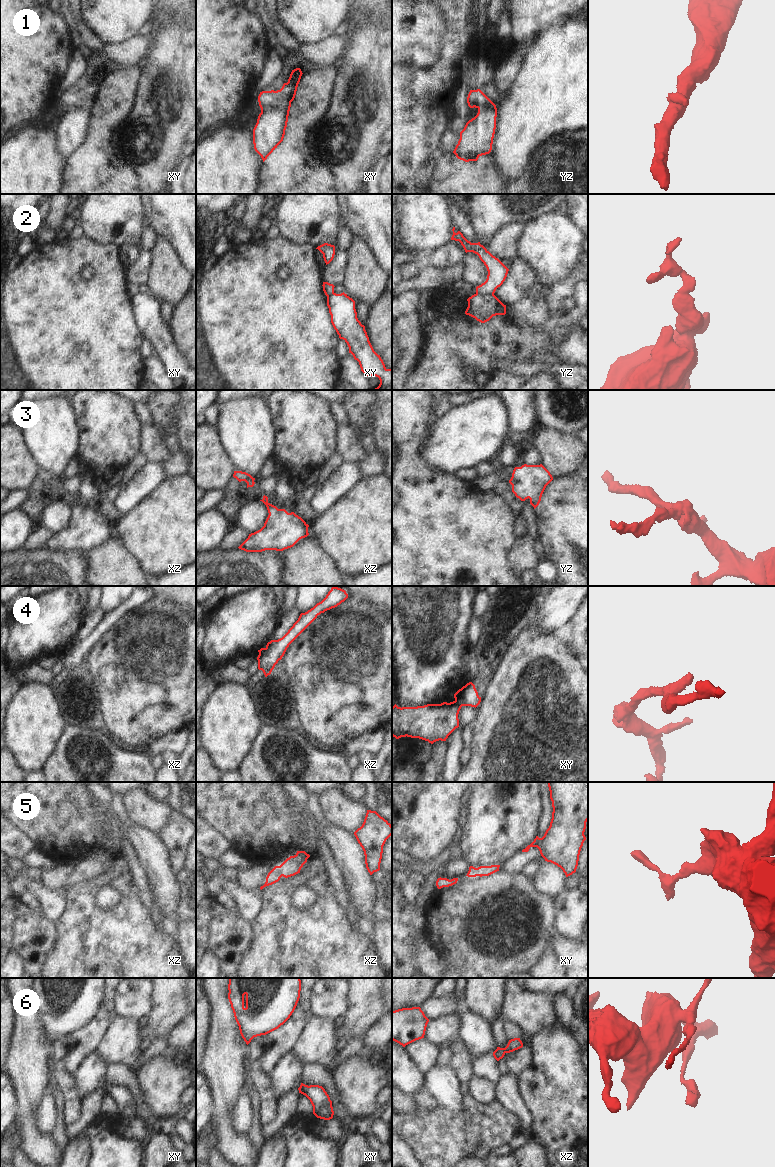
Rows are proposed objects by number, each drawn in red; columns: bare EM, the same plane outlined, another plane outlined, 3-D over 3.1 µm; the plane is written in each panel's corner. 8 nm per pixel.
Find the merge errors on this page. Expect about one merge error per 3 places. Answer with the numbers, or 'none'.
1, 2, 4

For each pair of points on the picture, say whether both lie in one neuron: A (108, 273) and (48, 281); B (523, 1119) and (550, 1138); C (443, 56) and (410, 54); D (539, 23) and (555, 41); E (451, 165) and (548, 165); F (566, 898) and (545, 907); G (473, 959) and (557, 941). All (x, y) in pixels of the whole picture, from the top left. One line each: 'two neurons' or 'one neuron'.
A: one neuron
B: two neurons
C: two neurons
D: two neurons
E: one neuron
F: two neurons
G: two neurons

